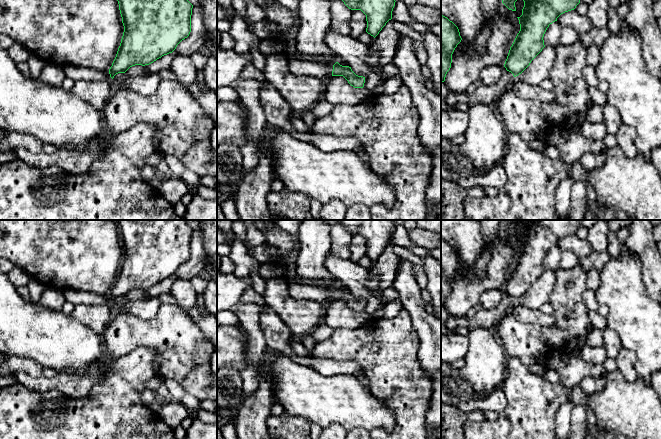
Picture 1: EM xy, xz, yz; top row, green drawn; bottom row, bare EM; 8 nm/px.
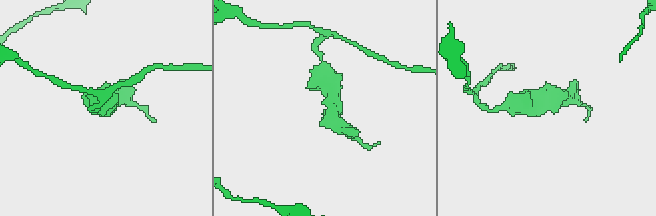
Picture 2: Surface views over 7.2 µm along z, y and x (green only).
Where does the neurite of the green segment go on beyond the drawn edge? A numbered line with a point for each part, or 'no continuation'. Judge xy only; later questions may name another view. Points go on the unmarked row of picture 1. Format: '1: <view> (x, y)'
no continuation

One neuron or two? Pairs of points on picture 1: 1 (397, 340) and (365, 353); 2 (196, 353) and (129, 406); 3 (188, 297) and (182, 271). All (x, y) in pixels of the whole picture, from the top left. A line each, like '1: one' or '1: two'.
1: one
2: two
3: two

